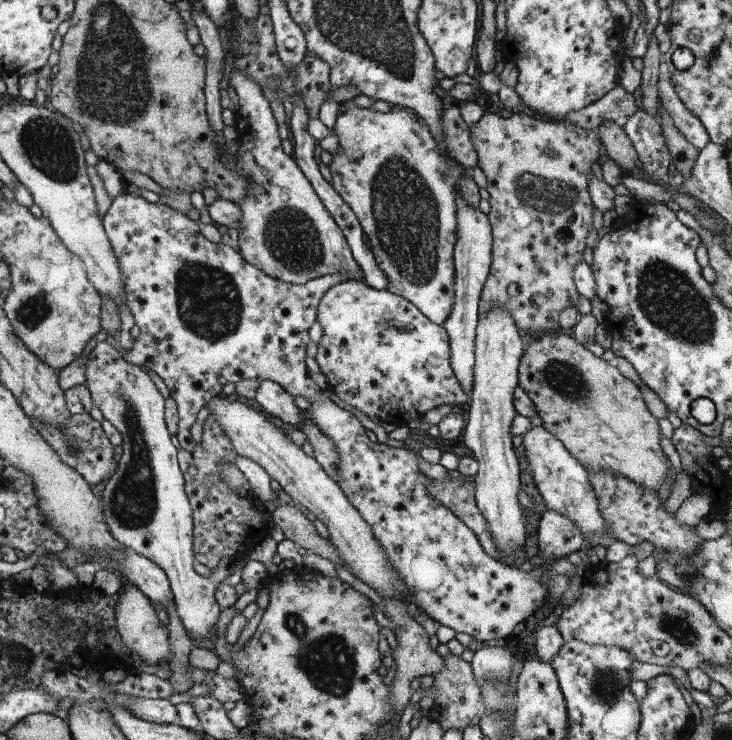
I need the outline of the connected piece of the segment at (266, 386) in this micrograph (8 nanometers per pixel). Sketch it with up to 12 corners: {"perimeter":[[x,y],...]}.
{"perimeter":[[261,381],[255,399],[270,416],[300,427],[306,412],[278,383]]}

